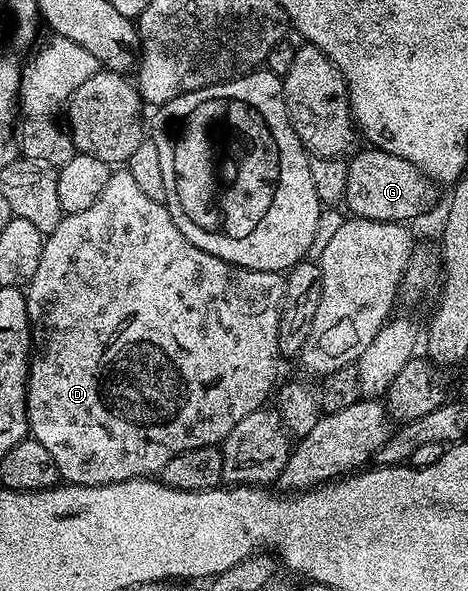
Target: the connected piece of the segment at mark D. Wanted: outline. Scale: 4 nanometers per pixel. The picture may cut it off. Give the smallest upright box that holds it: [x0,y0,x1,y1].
[24,170,284,487]

